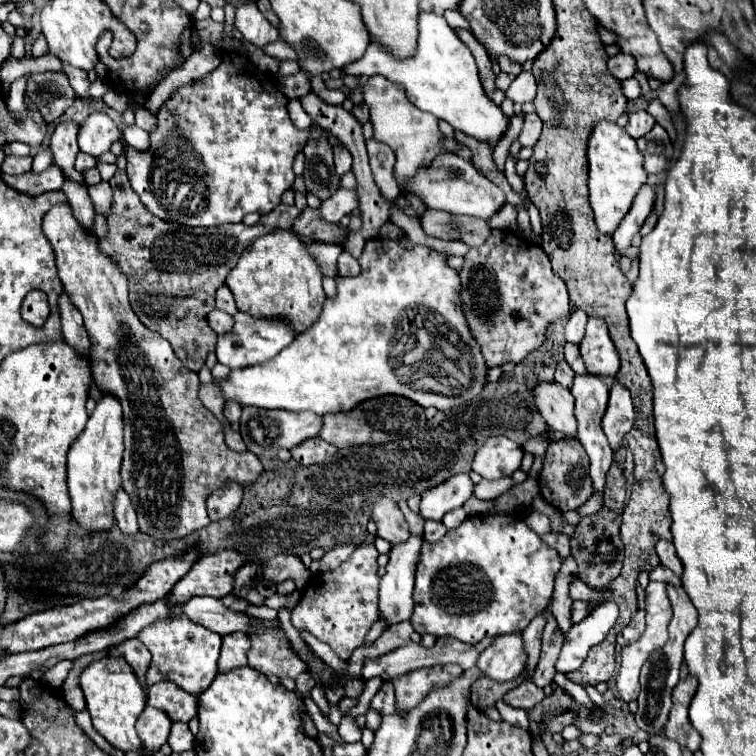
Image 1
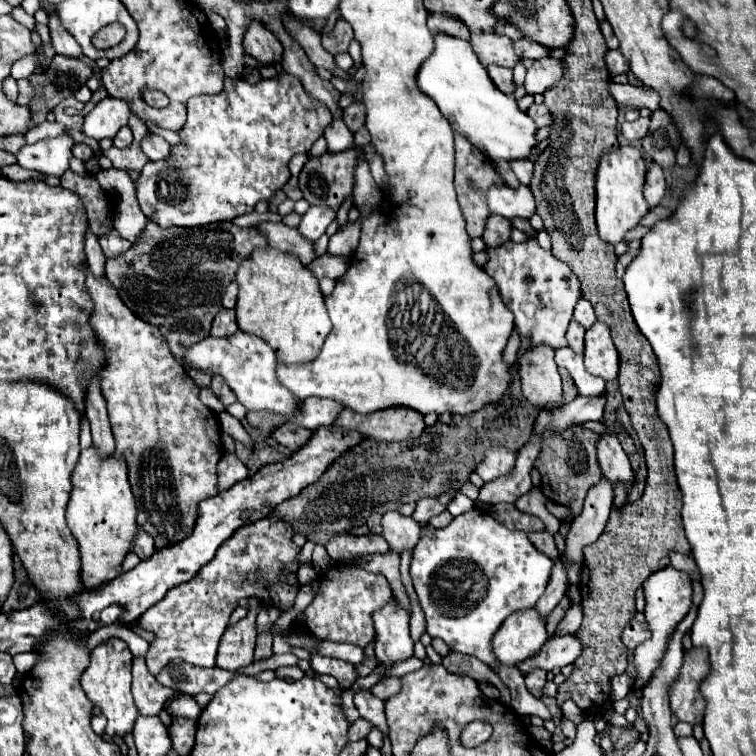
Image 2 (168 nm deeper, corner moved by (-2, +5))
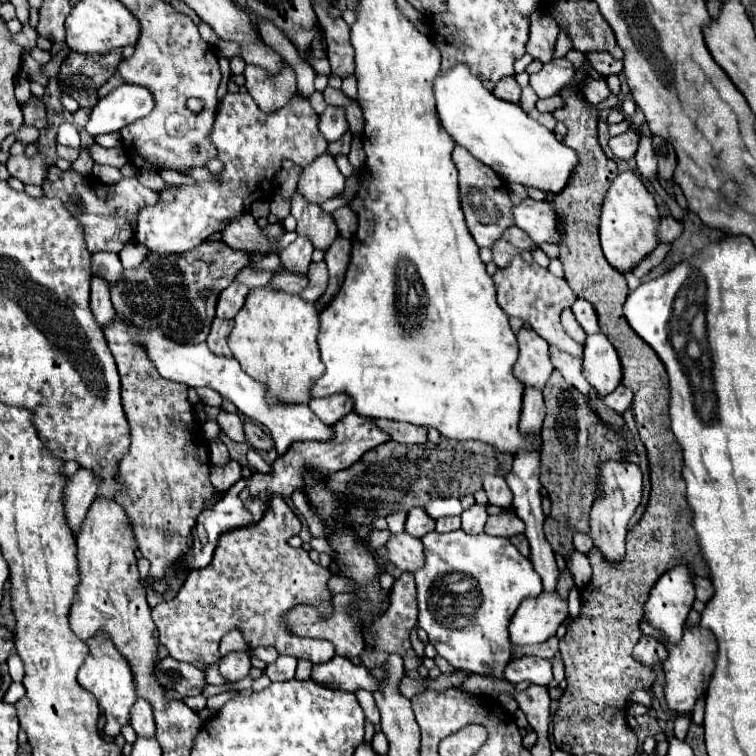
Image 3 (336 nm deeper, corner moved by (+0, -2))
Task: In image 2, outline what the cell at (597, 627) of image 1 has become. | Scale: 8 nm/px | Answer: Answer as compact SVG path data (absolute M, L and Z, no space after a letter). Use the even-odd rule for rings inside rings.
M576 634L554 636L542 646L542 650L536 656L518 664L518 668L522 672L530 672L530 668L546 668L550 672L556 666L562 668L562 666L574 664L574 660L580 654L582 654L582 642Z

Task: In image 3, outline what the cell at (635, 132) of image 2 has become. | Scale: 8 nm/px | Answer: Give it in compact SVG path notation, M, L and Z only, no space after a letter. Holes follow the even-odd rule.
M628 129L628 131L624 131L622 135L612 137L612 139L608 141L608 145L610 145L612 153L614 153L618 159L630 161L630 159L634 159L634 153L636 153L636 149L638 149L638 133L632 131L632 129Z

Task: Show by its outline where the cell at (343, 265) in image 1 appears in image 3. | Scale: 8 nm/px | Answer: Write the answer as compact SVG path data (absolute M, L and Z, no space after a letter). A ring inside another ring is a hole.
M278 271L272 275L268 287L270 289L276 289L276 291L282 291L282 293L290 293L290 295L296 295L300 293L304 287L306 287L306 277L300 277L300 275L292 275L288 271Z

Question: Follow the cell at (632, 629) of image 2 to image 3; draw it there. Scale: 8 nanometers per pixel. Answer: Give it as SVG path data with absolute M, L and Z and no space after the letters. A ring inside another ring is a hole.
M642 635L642 639L636 643L632 655L636 661L640 661L644 665L658 665L658 663L664 663L664 659L668 657L668 651L660 641Z

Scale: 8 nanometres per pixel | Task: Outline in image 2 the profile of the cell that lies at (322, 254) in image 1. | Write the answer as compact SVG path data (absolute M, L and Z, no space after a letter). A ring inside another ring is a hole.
M282 222L259 223L258 228L260 228L260 232L264 232L268 236L270 246L276 246L276 248L280 248L284 252L300 256L300 260L304 264L310 264L312 260L318 258L316 250L314 250L314 242L308 240L306 236L302 236L296 228L286 226Z

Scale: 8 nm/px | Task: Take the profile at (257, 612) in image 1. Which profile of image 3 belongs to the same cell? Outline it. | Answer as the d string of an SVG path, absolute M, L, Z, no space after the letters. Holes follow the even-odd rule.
M232 629L221 640L219 651L221 656L225 656L232 651L245 651L247 644L243 639L242 632L239 629Z

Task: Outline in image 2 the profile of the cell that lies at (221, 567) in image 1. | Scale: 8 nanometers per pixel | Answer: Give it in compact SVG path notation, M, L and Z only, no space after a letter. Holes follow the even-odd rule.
M262 518L238 528L238 532L234 532L230 540L218 548L210 564L202 566L200 572L186 584L178 584L169 590L158 606L140 616L138 626L154 632L154 642L146 654L150 674L158 676L176 658L194 666L212 668L218 642L240 598L256 596L280 610L290 608L298 592L296 554L298 548L292 544L290 528L286 528L286 524L278 524L278 520L270 524L270 520Z

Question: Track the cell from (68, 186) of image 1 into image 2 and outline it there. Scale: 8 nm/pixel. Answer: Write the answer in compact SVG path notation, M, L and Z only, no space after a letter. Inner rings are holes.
M88 228L86 232L86 260L90 264L90 270L96 274L96 276L104 276L104 262L106 262L106 256L102 254L102 248L98 244L98 236Z

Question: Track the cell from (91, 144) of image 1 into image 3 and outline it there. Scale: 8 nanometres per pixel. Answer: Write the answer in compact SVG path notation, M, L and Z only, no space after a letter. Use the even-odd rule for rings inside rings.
M124 83L112 89L106 97L102 97L94 105L86 131L92 137L110 131L120 131L122 127L134 123L136 119L150 115L152 107L154 103L148 89L140 85Z

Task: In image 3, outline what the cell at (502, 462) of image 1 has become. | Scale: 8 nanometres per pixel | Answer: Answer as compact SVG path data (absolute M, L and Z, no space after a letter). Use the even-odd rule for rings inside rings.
M500 475L484 477L484 491L488 495L490 505L498 505L504 509L508 509L512 505L512 491L508 489L504 477L500 477Z

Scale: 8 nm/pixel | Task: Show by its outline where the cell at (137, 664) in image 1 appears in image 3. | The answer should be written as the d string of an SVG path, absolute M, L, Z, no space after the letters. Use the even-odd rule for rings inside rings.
M138 699L130 711L130 725L140 737L154 737L156 727L154 727L154 717L152 717L152 707L146 699Z

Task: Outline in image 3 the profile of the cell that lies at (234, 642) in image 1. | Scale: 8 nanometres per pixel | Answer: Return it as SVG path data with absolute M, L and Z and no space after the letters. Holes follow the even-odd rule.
M238 651L238 653L228 653L226 657L220 659L220 675L228 681L228 683L236 683L240 679L244 679L250 671L250 657L246 655L246 651Z

